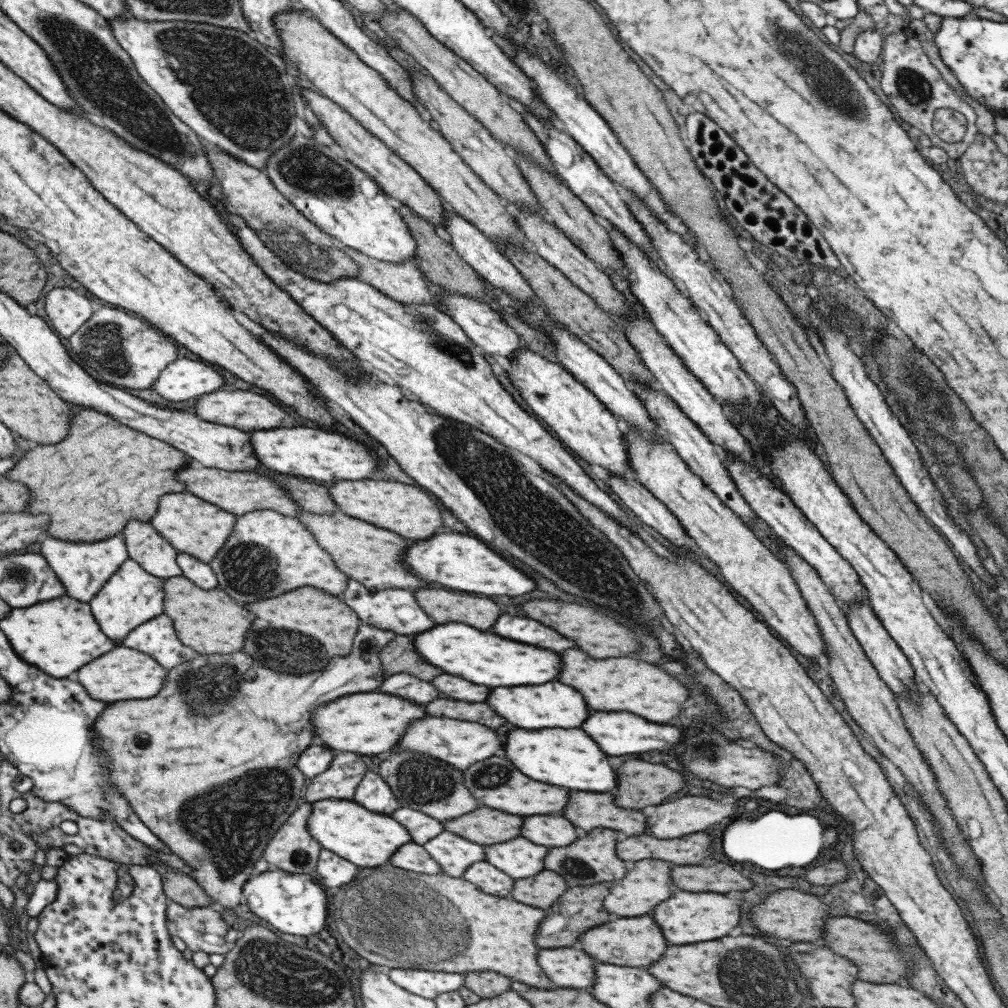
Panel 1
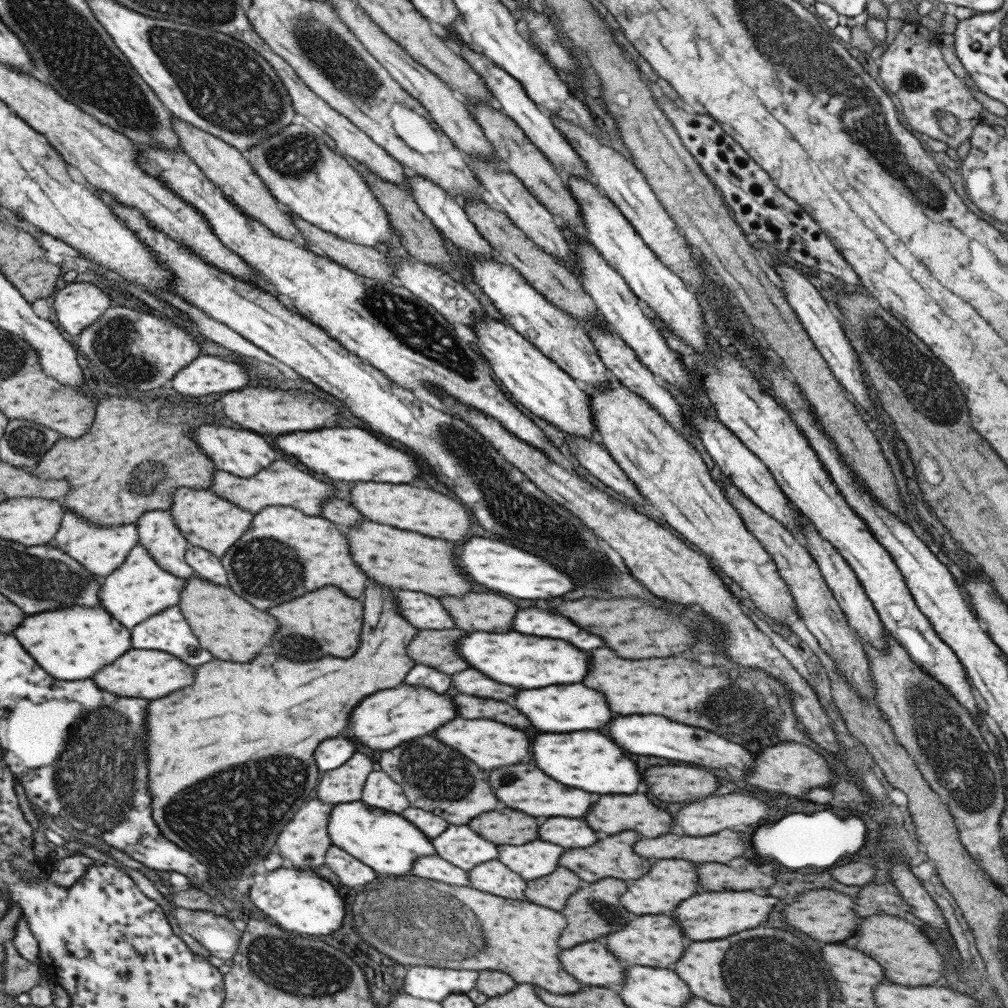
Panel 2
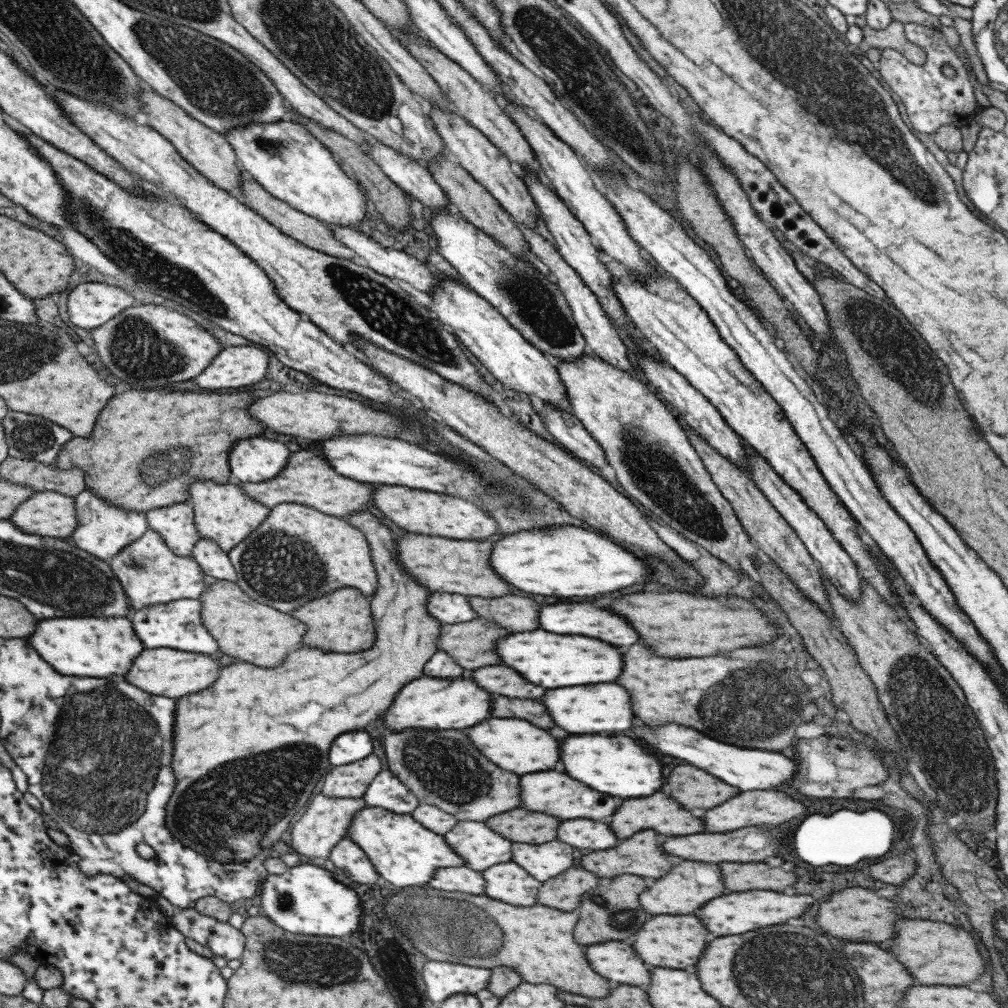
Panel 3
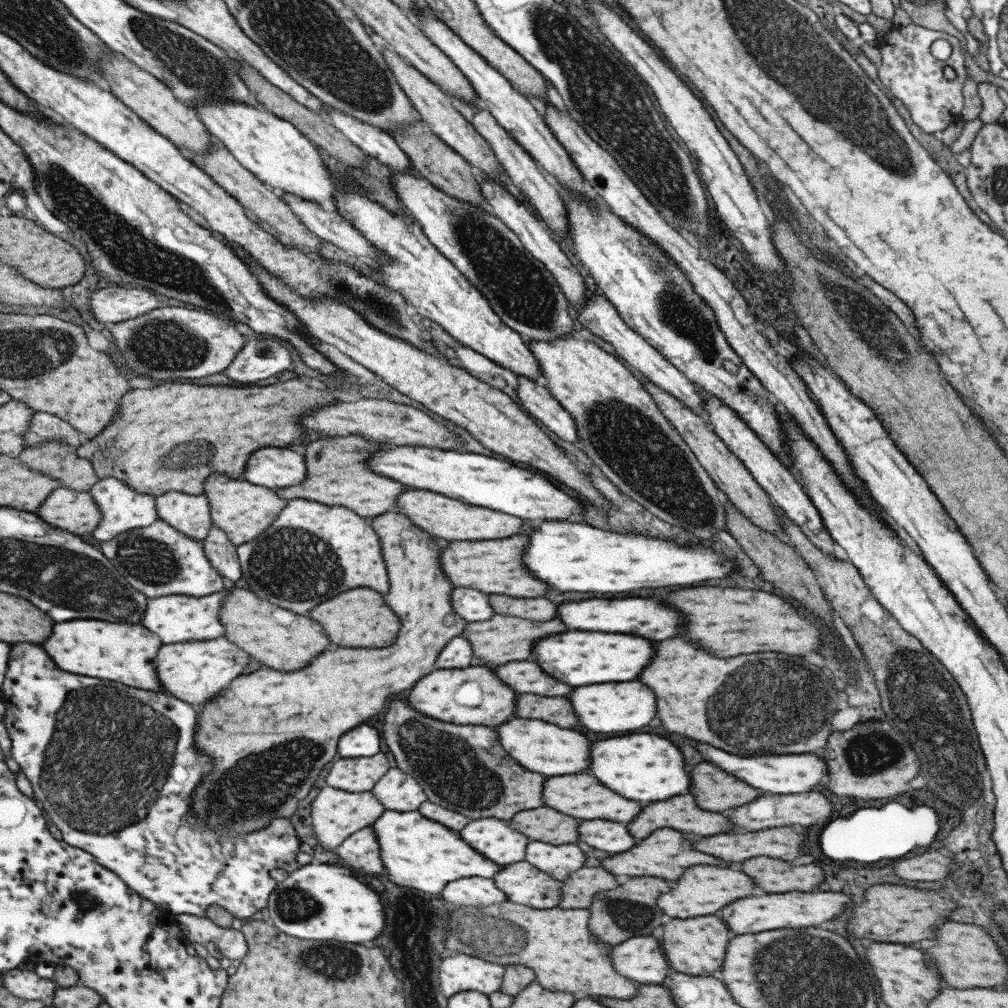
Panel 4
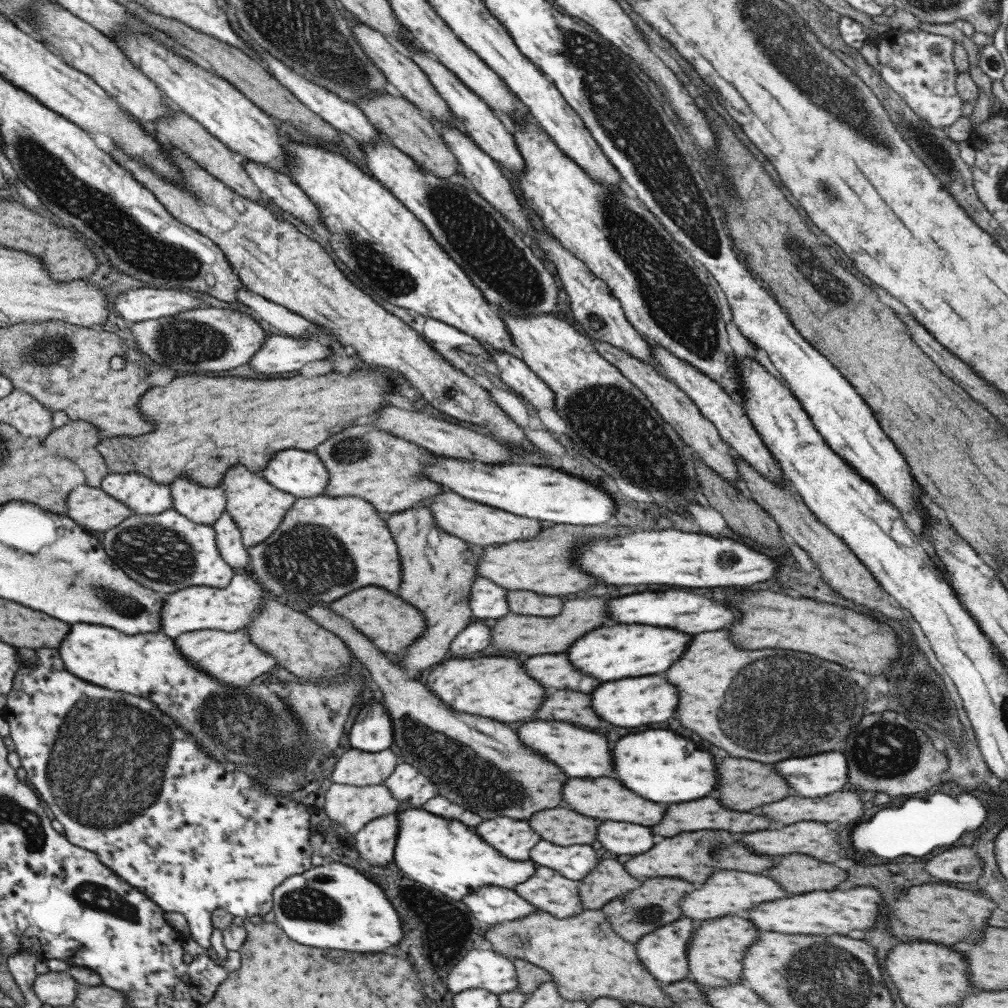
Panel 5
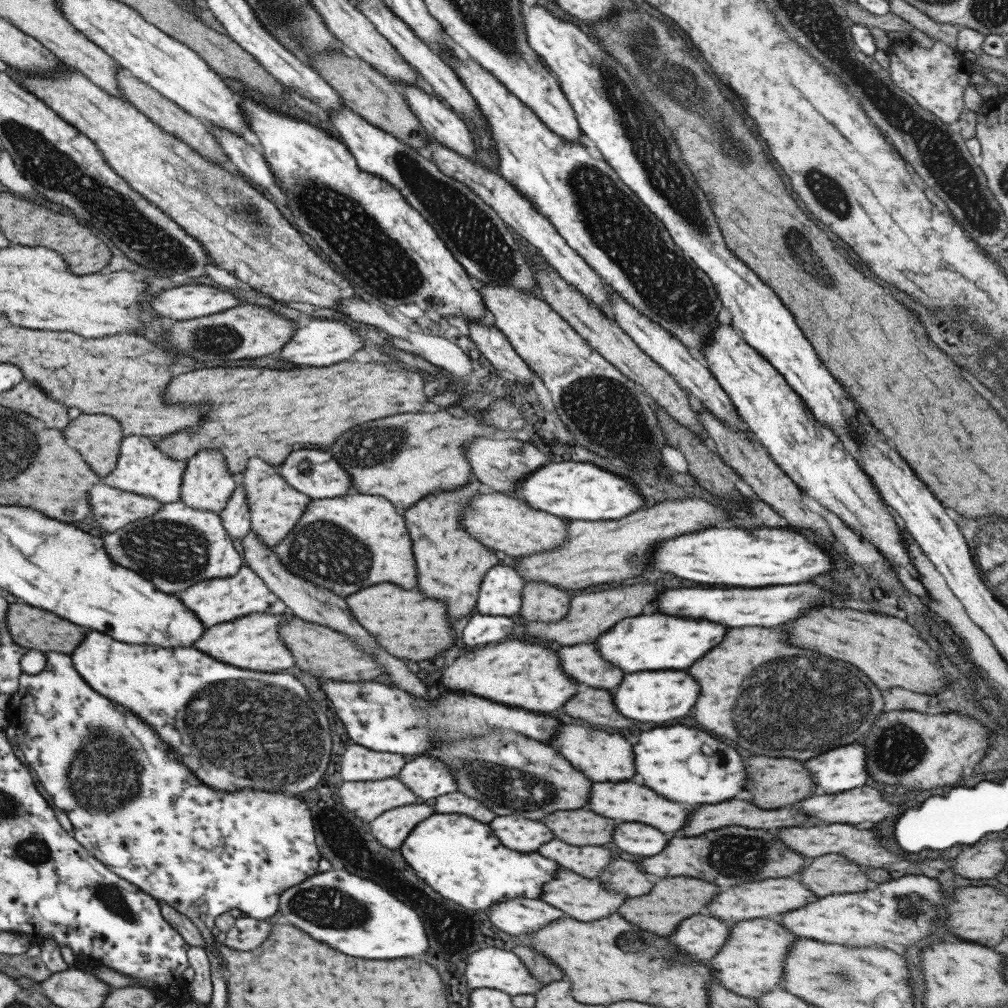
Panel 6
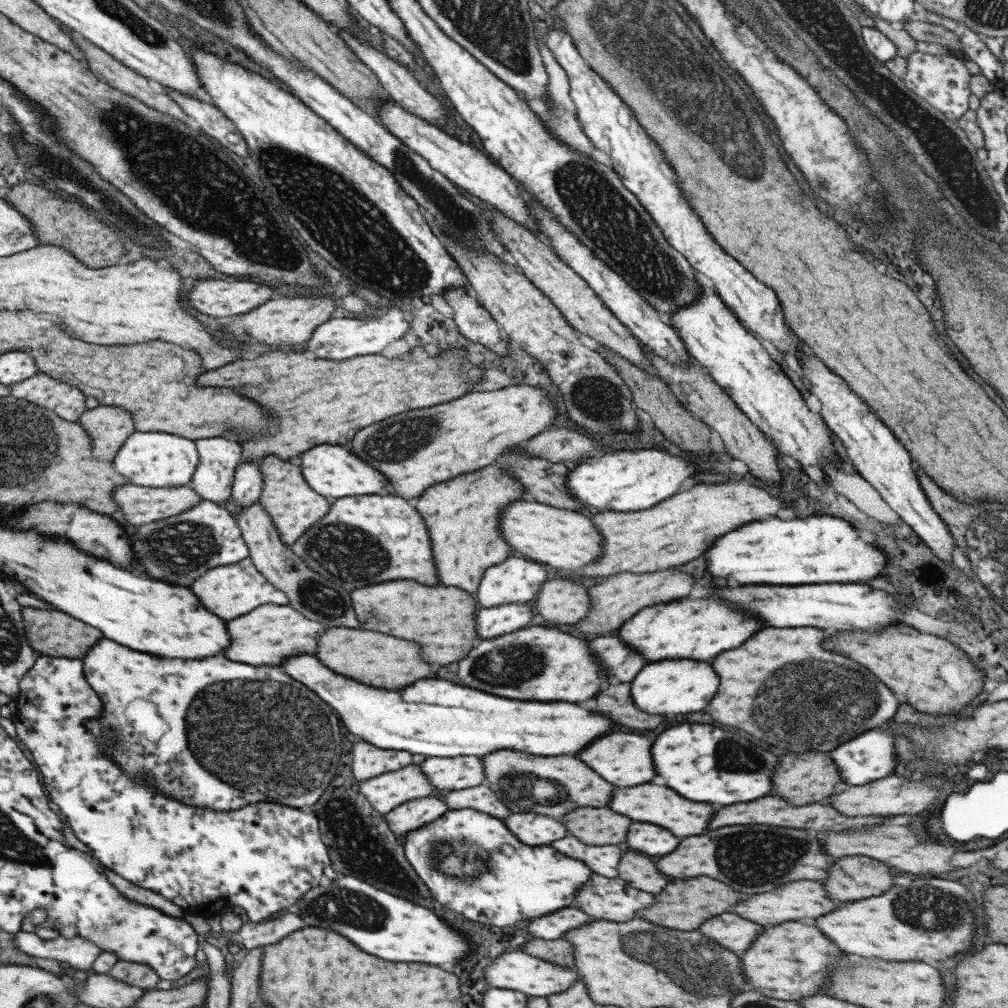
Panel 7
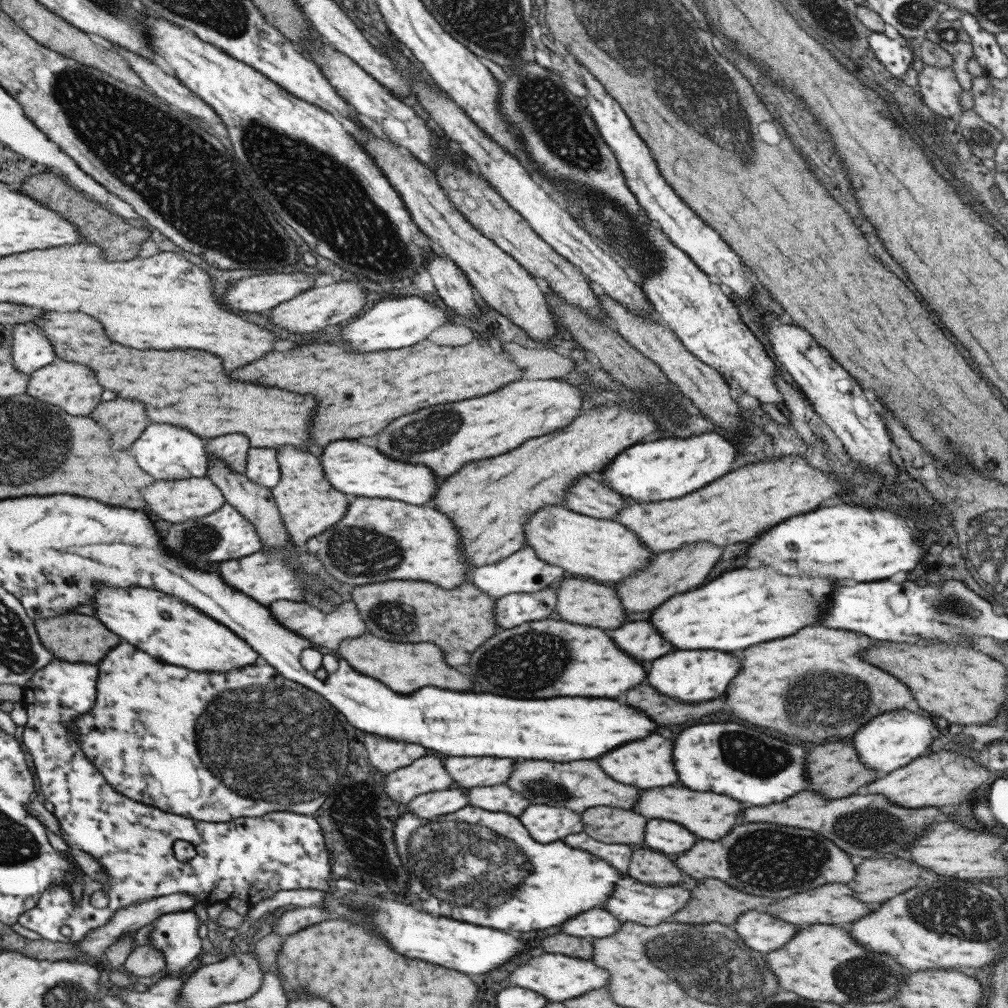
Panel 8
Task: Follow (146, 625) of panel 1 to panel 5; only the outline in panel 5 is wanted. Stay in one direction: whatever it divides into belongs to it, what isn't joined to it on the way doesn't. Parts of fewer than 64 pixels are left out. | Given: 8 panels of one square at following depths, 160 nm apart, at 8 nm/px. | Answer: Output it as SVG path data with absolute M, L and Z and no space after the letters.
M234 574L229 584L224 587L194 586L172 592L164 596L162 606L161 632L167 638L175 640L184 632L211 629L233 632L246 626L248 622L262 609L266 597L265 590L249 574Z

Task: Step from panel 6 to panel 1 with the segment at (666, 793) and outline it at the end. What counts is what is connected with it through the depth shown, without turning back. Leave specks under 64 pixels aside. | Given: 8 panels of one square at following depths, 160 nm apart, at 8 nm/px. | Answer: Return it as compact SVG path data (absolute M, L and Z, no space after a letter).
M511 730L505 736L505 756L509 762L513 762L515 768L519 768L525 776L569 788L569 790L585 790L585 792L611 792L617 786L615 770L611 768L607 756L597 748L597 744L581 730Z

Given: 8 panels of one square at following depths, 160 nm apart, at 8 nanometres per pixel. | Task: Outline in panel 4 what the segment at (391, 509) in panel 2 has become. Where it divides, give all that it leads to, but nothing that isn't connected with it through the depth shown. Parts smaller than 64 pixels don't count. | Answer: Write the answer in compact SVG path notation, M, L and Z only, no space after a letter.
M409 488L399 494L393 510L404 514L415 526L422 528L432 537L444 538L447 541L497 540L516 535L521 528L520 518L488 508L475 507L472 504L423 489Z

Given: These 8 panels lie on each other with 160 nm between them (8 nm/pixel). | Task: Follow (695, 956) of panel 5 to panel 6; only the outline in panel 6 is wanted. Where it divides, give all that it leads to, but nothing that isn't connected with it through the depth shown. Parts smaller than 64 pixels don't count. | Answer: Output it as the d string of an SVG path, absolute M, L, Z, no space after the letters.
M775 917L743 920L730 927L726 943L708 962L714 982L739 996L756 998L780 988L784 958L798 936L790 933Z

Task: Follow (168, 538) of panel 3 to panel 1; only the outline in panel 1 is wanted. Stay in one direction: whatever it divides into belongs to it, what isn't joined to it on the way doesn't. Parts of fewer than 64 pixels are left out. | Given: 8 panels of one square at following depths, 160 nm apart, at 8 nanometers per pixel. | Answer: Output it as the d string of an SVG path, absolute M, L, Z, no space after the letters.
M130 520L123 530L128 558L134 560L147 574L162 580L181 576L176 563L179 552L171 546L149 521Z

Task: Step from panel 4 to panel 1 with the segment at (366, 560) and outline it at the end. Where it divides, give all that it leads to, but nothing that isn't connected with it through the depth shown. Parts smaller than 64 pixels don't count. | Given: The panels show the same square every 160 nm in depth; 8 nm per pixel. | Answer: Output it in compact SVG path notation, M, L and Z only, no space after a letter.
M274 510L251 511L237 516L226 542L207 563L217 578L217 588L225 590L224 593L239 604L253 602L253 598L273 598L301 586L313 586L337 596L347 586L347 576L316 543L311 531L299 519Z

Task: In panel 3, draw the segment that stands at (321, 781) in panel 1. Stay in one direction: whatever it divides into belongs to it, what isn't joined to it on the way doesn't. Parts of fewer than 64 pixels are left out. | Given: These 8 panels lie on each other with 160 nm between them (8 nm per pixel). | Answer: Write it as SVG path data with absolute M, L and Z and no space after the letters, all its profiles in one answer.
M374 753L349 764L331 767L320 784L323 796L362 798L371 780L381 771L381 762Z

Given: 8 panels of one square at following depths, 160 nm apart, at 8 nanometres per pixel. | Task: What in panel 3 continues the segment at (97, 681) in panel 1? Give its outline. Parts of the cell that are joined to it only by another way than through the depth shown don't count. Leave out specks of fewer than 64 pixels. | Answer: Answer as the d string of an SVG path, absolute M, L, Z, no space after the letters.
M171 648L144 649L131 663L127 676L121 680L129 684L133 682L133 685L145 692L177 700L181 699L181 696L212 686L219 677L219 669L221 664L214 656L181 652Z

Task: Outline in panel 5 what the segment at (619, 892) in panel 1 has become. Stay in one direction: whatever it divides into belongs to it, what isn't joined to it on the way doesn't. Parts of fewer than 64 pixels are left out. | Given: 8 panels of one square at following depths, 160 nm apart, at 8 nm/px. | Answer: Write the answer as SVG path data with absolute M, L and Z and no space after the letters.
M715 872L711 874L711 878L707 880L707 884L703 884L699 890L689 892L687 896L683 896L683 904L681 904L681 912L687 918L695 918L695 920L707 920L707 918L721 918L721 916L731 916L731 914L739 914L745 910L751 910L753 906L761 904L761 902L769 902L769 900L779 900L785 898L787 892L781 890L779 884L775 884L771 878L767 876L757 876L757 874L747 874L747 872Z

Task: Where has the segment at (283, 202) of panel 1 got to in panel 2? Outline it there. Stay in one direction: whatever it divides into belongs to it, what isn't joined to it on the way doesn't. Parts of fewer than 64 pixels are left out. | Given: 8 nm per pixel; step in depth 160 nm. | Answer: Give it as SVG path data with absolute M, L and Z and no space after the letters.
M172 117L172 129L179 141L180 150L199 168L199 171L205 175L210 182L220 189L224 197L231 201L243 214L249 215L253 220L257 220L259 224L263 224L265 228L269 228L273 234L279 238L290 240L298 243L303 248L315 251L318 255L324 256L324 252L320 249L313 249L311 244L305 242L301 233L293 227L291 216L288 212L279 211L275 205L275 199L271 197L267 187L261 183L261 179L253 173L253 169L242 155L240 150L234 146L219 140L219 137L213 136L208 132L199 130L192 124L183 122L177 117Z

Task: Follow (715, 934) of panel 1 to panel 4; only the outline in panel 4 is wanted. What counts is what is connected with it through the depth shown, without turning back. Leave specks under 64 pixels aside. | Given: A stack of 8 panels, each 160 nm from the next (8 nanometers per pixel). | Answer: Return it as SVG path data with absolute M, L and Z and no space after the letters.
M785 892L785 894L767 894L767 896L751 896L751 898L739 898L731 904L727 904L719 916L727 924L727 928L733 935L755 934L765 930L777 928L803 928L823 924L839 916L845 906L851 902L849 896L841 892Z

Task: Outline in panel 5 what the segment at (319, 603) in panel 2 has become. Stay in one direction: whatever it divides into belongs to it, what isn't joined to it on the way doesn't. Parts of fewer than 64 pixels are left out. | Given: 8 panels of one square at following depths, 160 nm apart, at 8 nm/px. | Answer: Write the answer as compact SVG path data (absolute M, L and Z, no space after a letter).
M371 586L371 588L359 588L351 594L347 594L345 598L339 598L335 602L331 602L329 606L333 612L351 620L351 624L363 634L367 636L367 640L371 641L373 646L377 646L381 652L402 653L422 634L426 624L423 624L423 615L413 608L407 601L398 596L389 594L383 588Z

